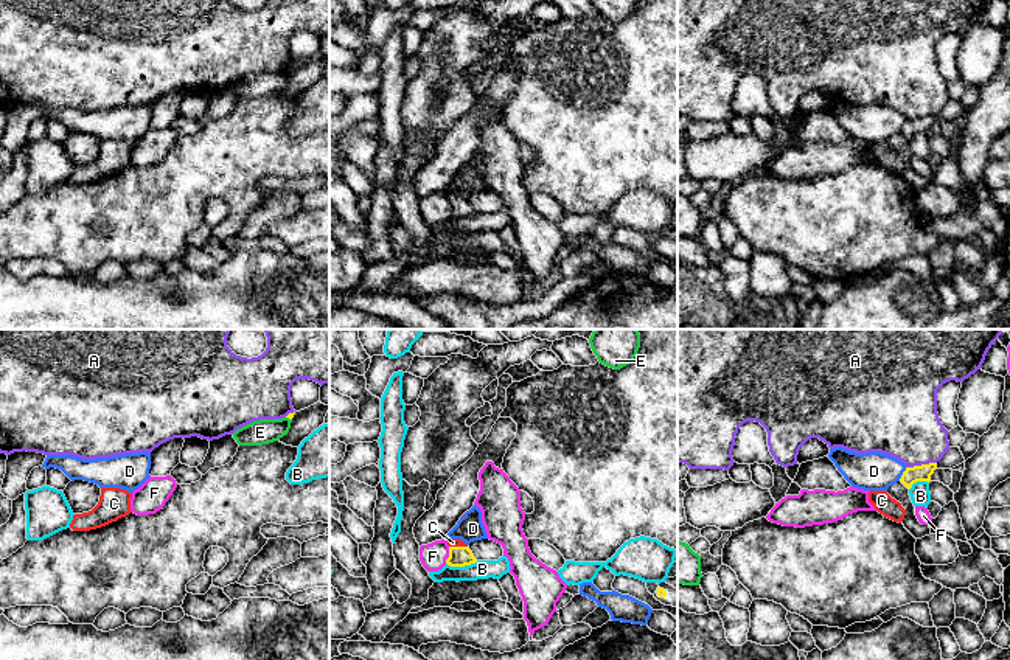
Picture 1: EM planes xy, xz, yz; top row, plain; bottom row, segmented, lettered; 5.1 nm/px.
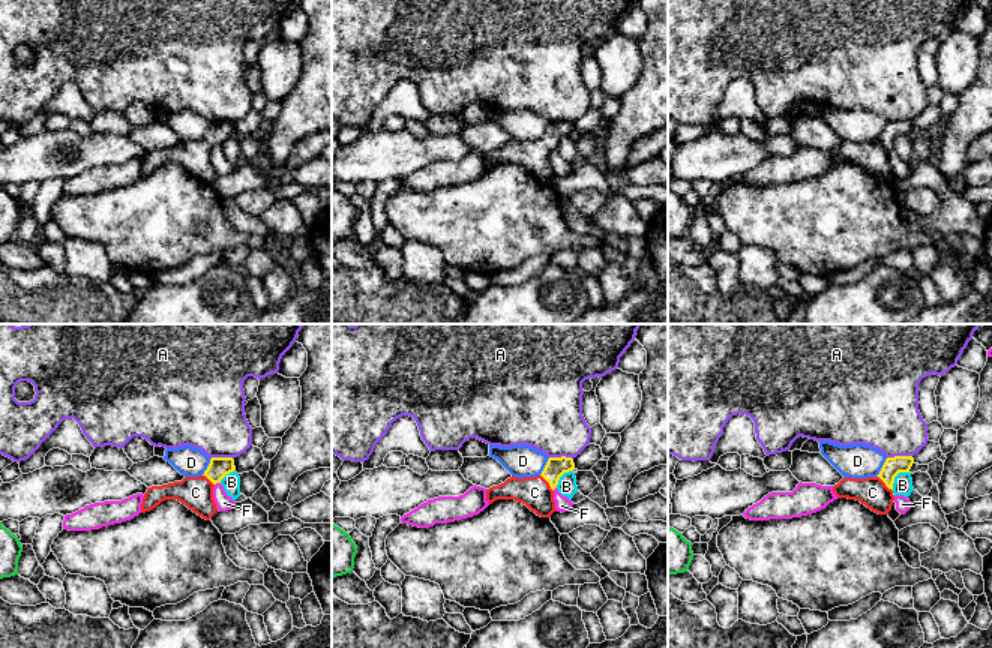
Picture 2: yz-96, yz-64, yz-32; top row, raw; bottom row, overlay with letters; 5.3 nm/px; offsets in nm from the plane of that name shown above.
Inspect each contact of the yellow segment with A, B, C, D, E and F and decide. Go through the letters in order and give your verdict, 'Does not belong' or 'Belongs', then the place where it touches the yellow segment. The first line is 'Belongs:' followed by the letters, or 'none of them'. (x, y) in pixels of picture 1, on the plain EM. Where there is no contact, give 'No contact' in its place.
Belongs: C
A: Does not belong. Touches yellow at yz (922, 117)
B: Does not belong. Touches yellow at xz (462, 218)
C: Belongs. Touches yellow at xz (459, 199)
D: Does not belong. Touches yellow at yz (903, 126)
E: Does not belong. Touches yellow at xy (289, 70)
F: Does not belong. Touches yellow at xz (449, 207)

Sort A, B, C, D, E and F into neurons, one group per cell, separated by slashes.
A / B / C / D / E / F

